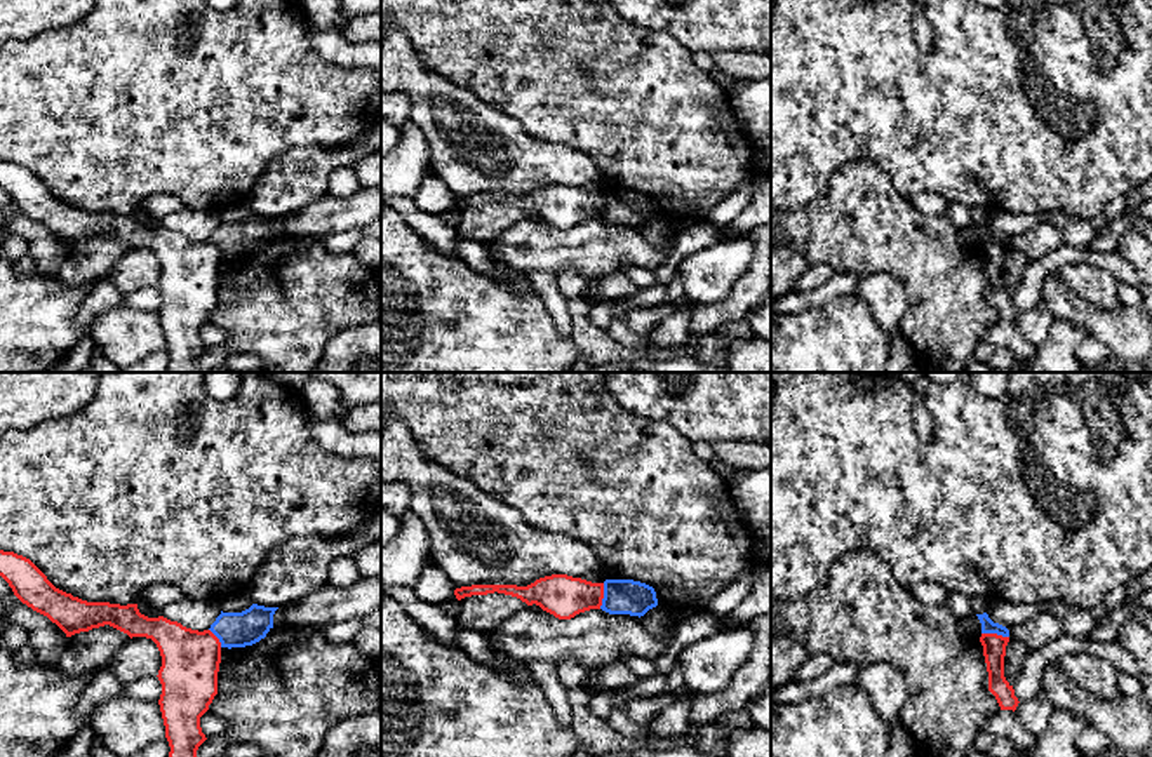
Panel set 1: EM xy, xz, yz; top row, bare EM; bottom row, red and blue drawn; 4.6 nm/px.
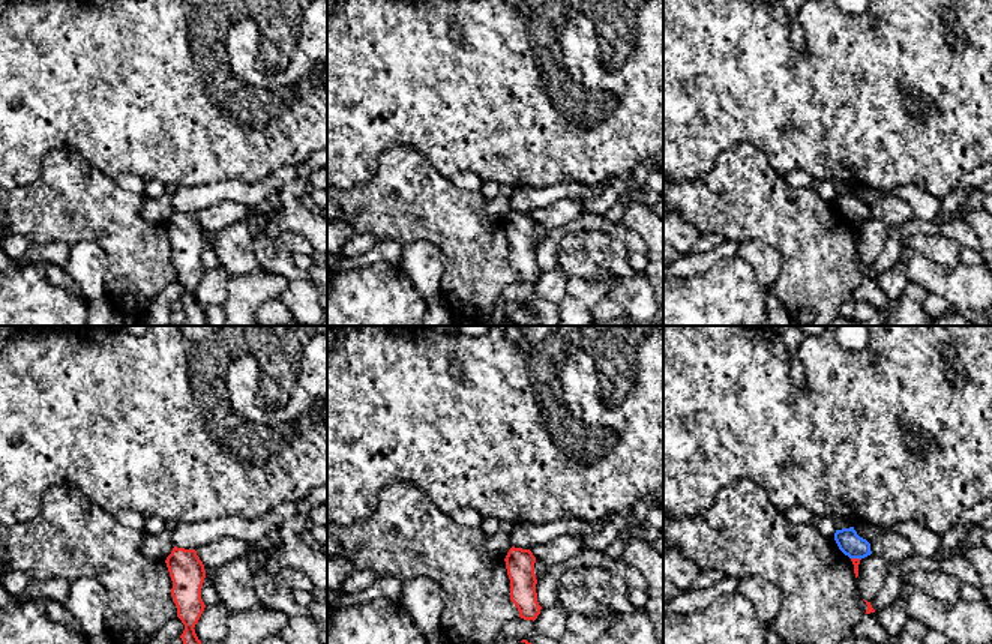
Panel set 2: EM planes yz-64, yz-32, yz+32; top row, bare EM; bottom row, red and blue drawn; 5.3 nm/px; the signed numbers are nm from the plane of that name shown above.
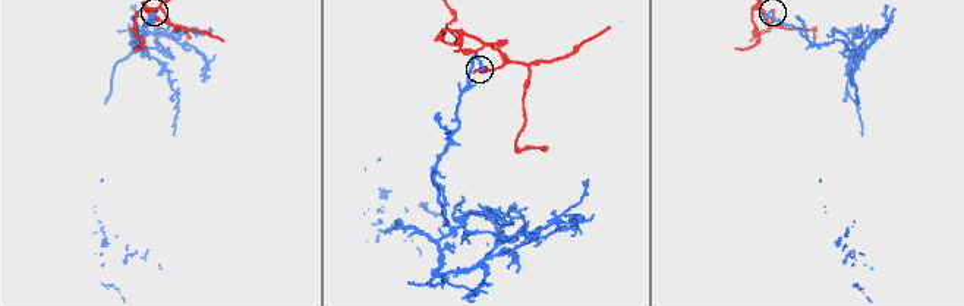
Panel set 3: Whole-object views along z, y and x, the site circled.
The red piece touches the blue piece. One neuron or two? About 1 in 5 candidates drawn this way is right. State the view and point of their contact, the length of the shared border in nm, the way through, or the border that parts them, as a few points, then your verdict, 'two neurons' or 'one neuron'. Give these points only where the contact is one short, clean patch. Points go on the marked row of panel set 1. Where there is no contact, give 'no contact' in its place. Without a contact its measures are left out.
contact yz (996, 634); length 130 nm; border yz (982, 632), (996, 632), (1008, 637); two neurons

